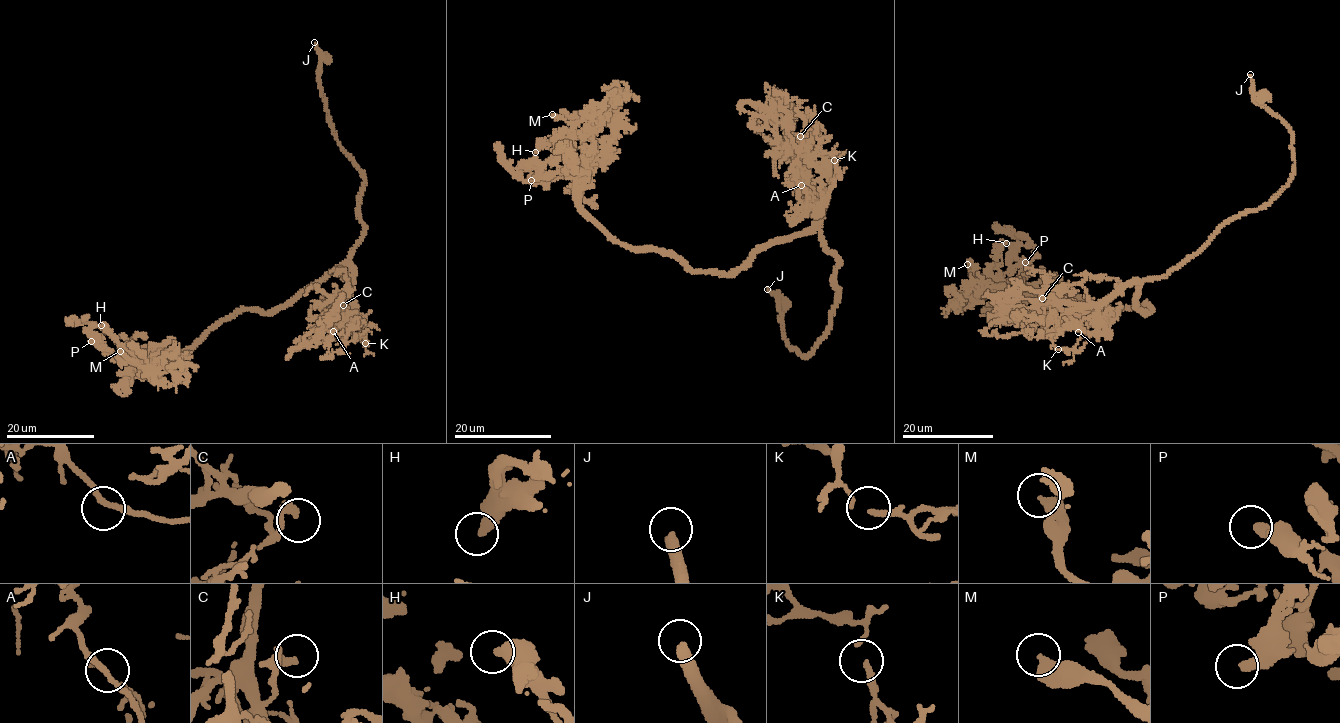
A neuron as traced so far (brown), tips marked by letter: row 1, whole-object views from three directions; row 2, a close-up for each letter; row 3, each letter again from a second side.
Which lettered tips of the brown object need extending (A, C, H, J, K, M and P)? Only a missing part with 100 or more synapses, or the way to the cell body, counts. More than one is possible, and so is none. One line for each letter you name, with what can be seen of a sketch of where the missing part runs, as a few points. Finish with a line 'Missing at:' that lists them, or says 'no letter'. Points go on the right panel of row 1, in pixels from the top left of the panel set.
J: missing branch runs (1250, 74), (1240, 55), (1240, 46), (1230, 33), (1225, 4)
Missing at: J

